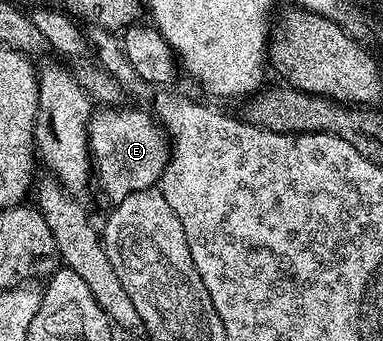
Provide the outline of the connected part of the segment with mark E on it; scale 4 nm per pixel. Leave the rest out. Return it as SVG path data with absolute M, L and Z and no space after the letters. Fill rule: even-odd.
M96 108L87 126L95 185L115 205L137 191L154 188L163 177L170 157L166 132L149 111L148 114L137 109L119 108Z

